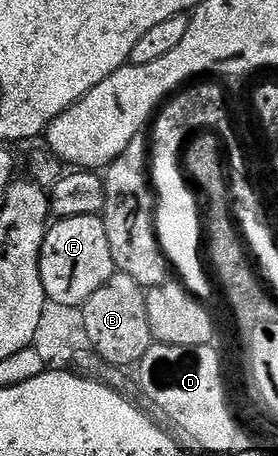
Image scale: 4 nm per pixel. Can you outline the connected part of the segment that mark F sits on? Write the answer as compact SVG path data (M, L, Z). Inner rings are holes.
M93 214L57 219L44 236L38 267L44 292L51 303L85 306L92 292L108 284L108 280L116 273L112 248L108 248L108 232L104 232L101 217Z

